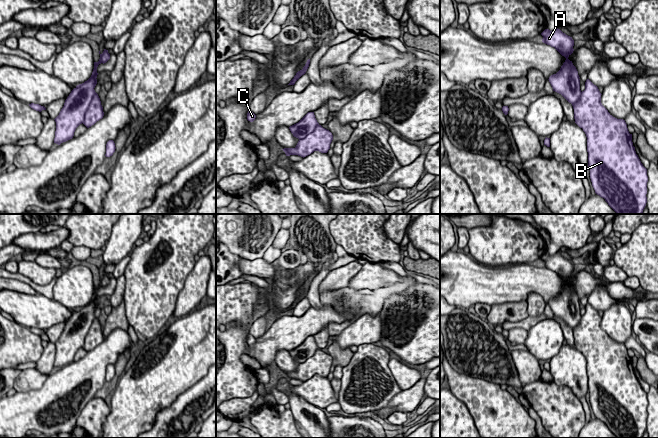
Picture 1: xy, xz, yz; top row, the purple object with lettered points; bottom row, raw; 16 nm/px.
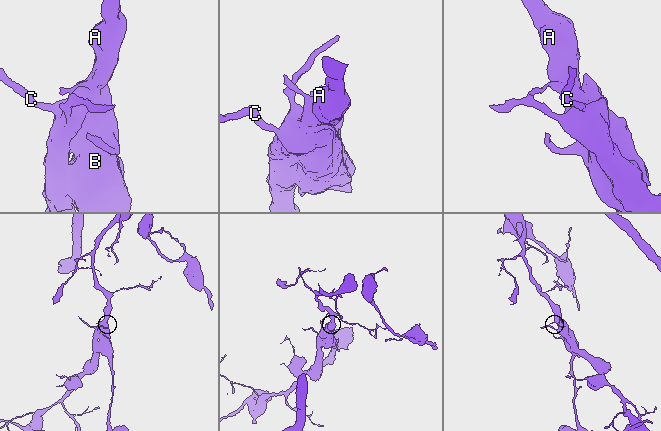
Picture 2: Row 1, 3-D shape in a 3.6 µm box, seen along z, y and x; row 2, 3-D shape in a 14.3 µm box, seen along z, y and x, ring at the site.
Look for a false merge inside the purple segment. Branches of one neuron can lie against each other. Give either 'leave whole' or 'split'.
split

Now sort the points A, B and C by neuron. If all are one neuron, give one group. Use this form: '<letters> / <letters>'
A / B C

